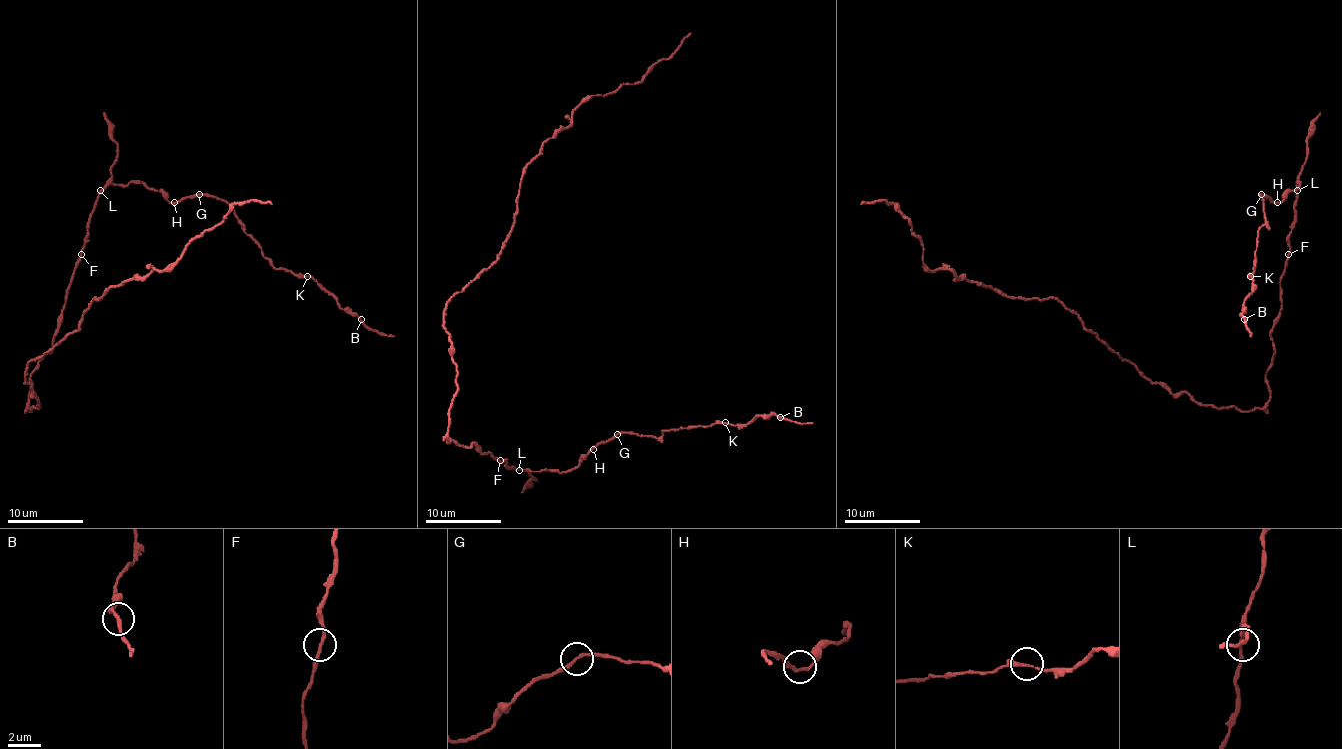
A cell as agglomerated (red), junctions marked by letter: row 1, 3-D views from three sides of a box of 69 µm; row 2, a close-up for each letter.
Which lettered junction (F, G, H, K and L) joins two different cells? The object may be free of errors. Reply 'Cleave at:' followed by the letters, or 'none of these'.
Cleave at: none of these

